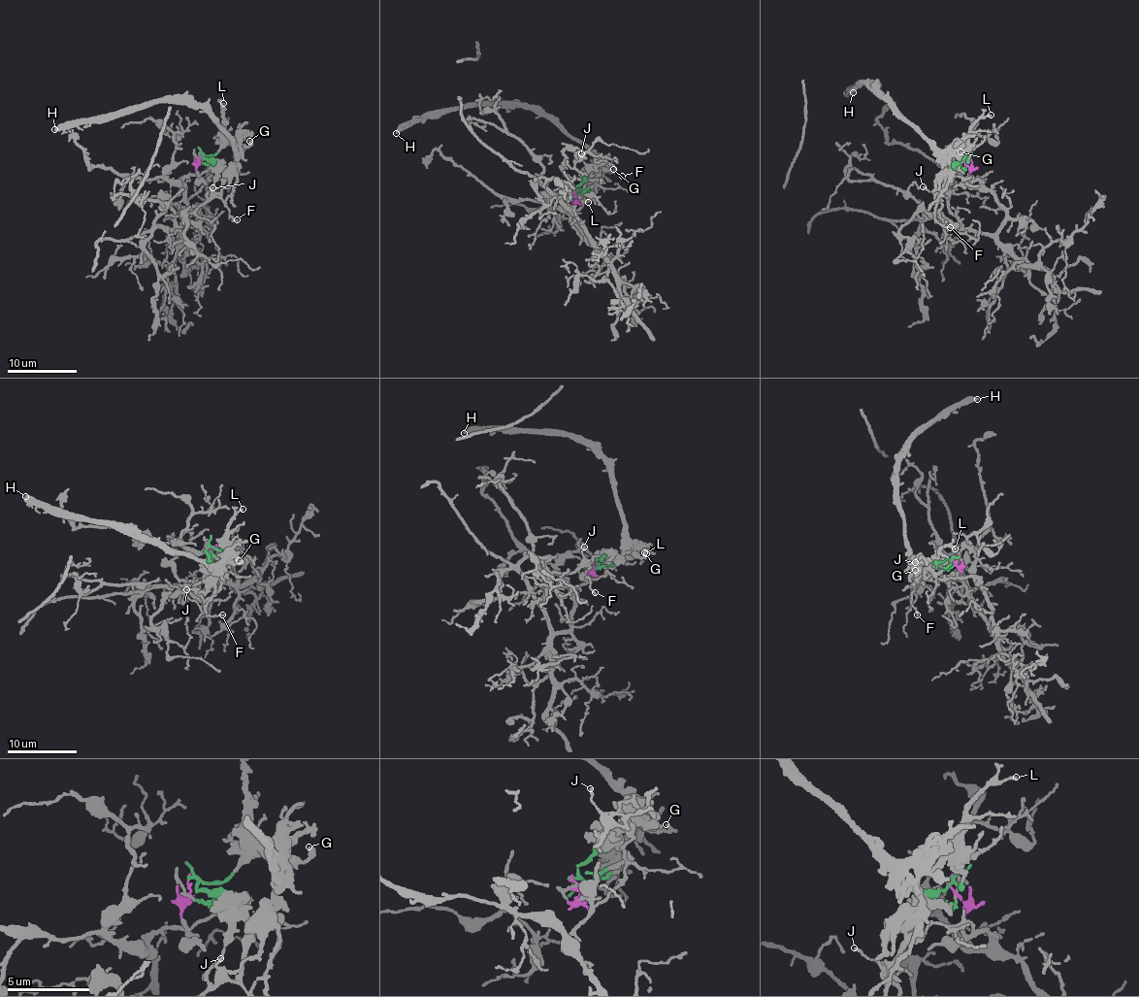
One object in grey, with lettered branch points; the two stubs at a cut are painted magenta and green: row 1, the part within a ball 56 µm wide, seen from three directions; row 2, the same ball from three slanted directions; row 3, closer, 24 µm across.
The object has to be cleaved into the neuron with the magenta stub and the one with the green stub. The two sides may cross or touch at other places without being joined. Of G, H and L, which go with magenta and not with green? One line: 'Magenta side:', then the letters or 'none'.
Magenta side: none

